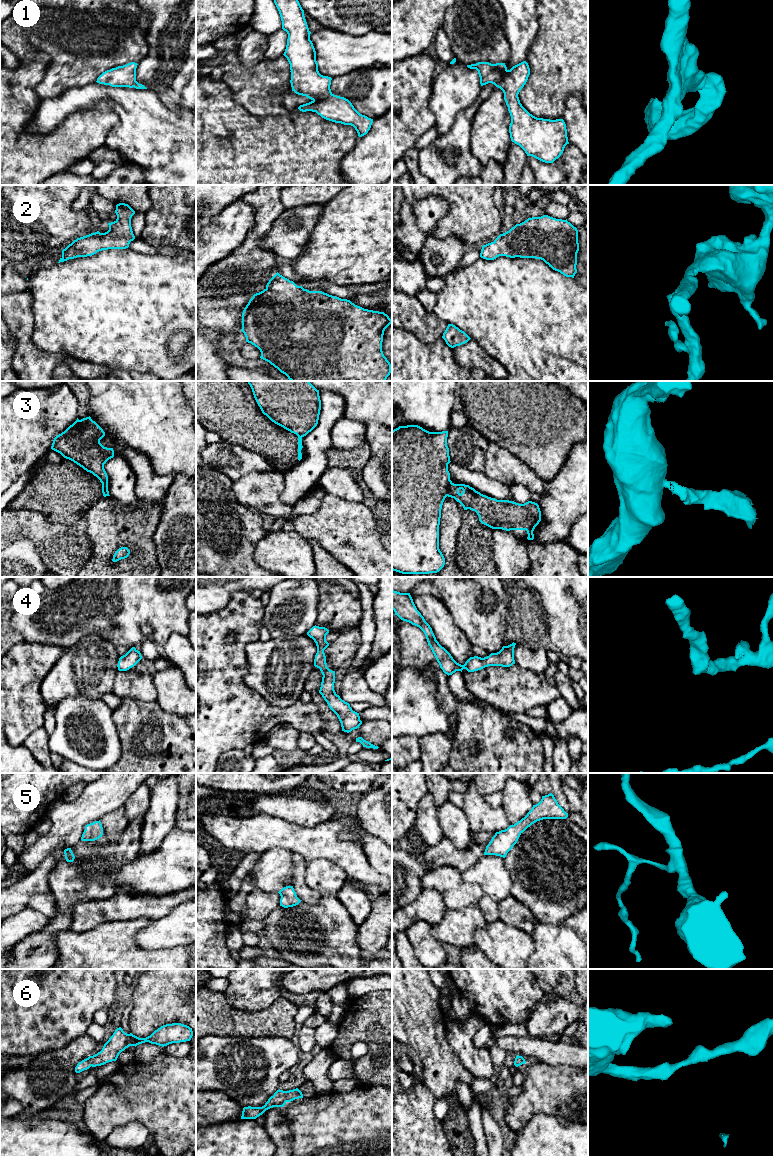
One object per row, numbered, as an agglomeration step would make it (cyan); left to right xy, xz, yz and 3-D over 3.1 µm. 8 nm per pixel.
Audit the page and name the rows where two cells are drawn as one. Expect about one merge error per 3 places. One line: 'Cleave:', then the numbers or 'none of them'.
Cleave: 3

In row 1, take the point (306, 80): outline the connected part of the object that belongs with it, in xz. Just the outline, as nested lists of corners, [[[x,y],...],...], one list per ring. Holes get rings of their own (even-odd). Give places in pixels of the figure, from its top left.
[[[274,0],[274,3],[281,17],[282,29],[288,34],[283,55],[290,64],[292,91],[312,100],[298,109],[316,112],[335,123],[351,125],[359,137],[366,135],[373,119],[360,114],[348,99],[334,95],[330,89],[332,78],[319,73],[311,32],[299,1]]]

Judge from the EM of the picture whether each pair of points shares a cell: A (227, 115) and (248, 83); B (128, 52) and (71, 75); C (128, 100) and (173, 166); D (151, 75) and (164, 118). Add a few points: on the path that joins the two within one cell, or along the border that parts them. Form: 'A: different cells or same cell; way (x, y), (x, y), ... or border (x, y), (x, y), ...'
A: different cells; border (223, 82), (229, 89), (232, 97), (255, 116)
B: same cell; way (114, 55), (108, 58), (88, 58), (85, 61)
C: same cell; way (142, 116), (146, 127), (168, 150)
D: different cells; border (147, 88), (151, 88), (165, 105), (173, 109)

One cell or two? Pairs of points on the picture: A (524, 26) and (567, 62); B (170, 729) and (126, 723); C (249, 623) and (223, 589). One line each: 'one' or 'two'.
A: two
B: one
C: two

